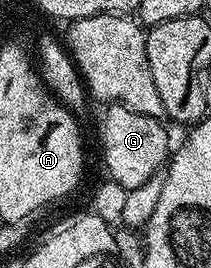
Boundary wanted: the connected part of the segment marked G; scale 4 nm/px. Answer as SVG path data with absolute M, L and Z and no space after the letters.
M117 102L107 108L110 109L102 116L102 160L110 171L107 172L109 179L127 190L141 186L167 163L171 148L165 123L151 116L136 114Z

